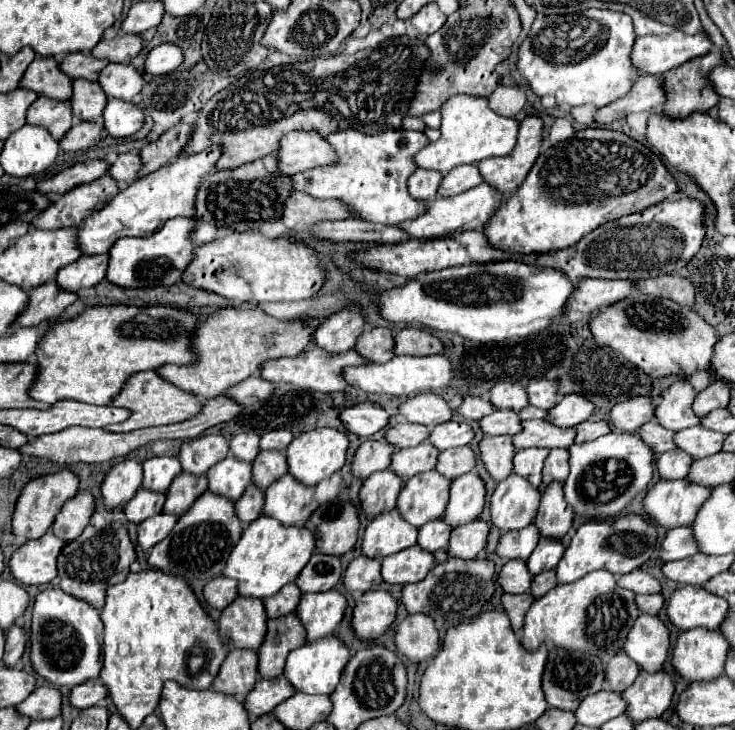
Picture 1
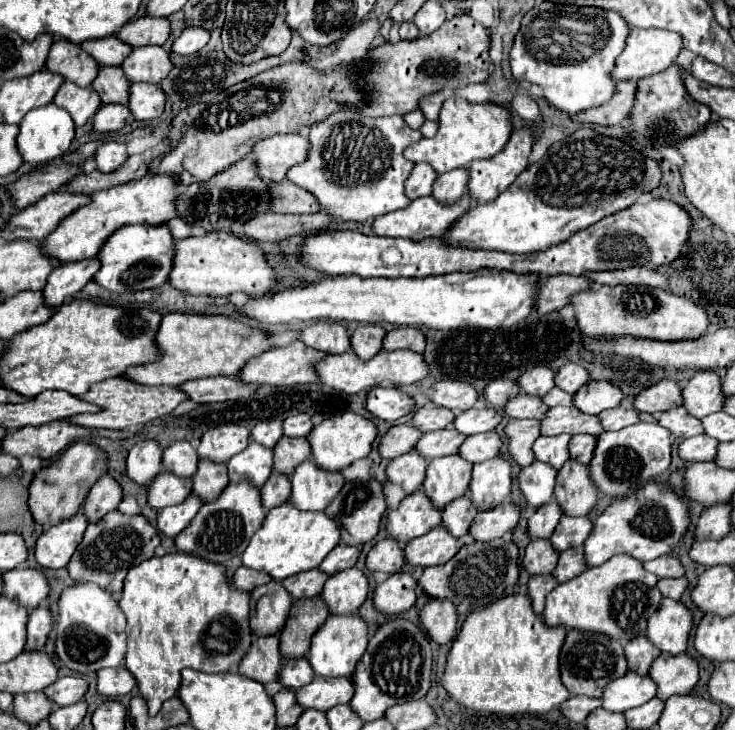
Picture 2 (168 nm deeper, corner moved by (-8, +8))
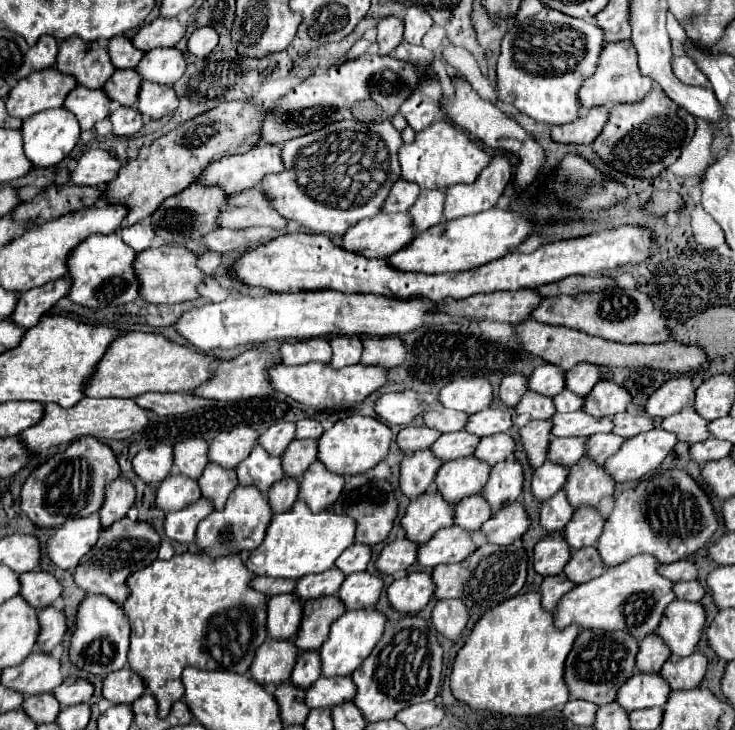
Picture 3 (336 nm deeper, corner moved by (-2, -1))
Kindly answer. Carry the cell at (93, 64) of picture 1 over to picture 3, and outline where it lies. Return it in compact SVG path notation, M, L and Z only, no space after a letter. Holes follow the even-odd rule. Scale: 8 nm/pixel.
M115 36L109 40L109 58L115 68L135 68L143 58L143 52L137 50L127 36Z

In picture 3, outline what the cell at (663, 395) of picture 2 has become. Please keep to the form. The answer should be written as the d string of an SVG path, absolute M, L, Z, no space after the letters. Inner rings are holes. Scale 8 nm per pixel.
M679 376L665 382L649 396L645 412L651 418L667 418L671 414L681 412L683 408L693 406L693 398L695 398L693 382L687 376Z

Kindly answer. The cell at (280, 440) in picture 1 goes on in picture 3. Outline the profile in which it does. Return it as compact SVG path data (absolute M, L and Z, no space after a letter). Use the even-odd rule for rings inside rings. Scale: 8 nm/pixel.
M299 420L297 422L297 430L295 430L295 438L303 440L303 438L319 438L323 434L323 428L319 422L315 420Z

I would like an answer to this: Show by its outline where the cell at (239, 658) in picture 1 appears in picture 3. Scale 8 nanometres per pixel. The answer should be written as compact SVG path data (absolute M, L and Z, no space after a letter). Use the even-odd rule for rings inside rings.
M265 640L263 646L259 646L255 652L249 674L261 686L279 686L289 680L295 660L297 650L289 640Z

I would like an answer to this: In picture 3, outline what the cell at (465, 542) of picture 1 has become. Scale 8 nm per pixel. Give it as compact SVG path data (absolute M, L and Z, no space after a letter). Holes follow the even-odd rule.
M515 502L511 506L499 508L483 526L481 532L491 544L513 544L529 528L529 516L525 508Z

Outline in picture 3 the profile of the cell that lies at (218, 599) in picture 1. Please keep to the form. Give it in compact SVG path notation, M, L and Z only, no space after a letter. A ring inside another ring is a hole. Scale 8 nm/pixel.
M257 576L251 580L249 584L253 590L265 594L265 596L275 596L275 594L283 594L283 592L291 592L295 582L283 582L283 578L263 578Z

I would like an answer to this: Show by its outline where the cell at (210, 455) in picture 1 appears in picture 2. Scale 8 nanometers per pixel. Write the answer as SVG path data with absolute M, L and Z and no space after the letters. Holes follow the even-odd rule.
M227 423L209 429L201 437L197 449L201 459L211 459L215 463L227 463L233 455L241 453L249 445L249 429L237 423Z

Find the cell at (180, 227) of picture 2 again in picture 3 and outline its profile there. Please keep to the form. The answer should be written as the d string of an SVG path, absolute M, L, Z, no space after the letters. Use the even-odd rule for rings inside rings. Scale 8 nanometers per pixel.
M137 222L133 226L127 226L127 230L121 230L121 236L127 244L131 244L135 252L143 252L145 248L151 246L153 232L151 232L149 222Z

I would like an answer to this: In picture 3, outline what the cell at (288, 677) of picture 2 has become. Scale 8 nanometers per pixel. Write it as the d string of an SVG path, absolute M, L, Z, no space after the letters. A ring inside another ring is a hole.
M317 650L307 652L307 654L299 654L297 664L293 668L293 674L291 674L291 684L307 690L319 676L321 674L319 674L319 654L317 654Z

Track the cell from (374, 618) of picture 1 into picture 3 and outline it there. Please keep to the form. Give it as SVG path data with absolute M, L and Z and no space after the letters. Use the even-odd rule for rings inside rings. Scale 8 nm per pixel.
M411 572L405 578L393 580L387 588L387 598L393 610L399 614L415 614L423 610L433 596L431 574L427 572Z

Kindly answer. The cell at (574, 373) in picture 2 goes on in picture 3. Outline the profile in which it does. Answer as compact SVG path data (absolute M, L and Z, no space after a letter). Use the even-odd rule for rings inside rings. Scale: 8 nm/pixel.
M583 364L575 366L575 370L569 370L565 374L565 388L579 396L587 396L597 382L599 382L599 366Z

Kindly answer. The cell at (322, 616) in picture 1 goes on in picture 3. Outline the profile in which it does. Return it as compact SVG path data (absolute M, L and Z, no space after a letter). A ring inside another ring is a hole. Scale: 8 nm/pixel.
M355 572L343 580L337 596L347 610L363 610L375 606L381 590L383 582L375 574Z

